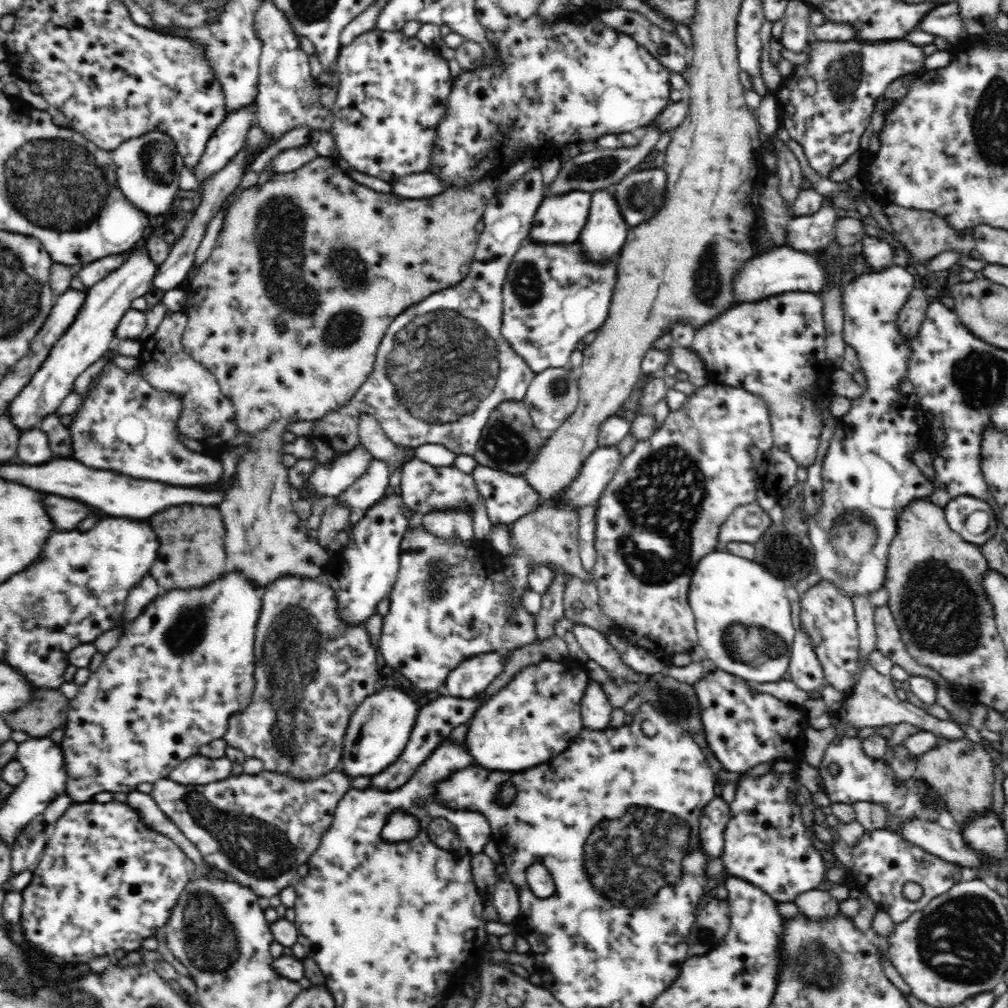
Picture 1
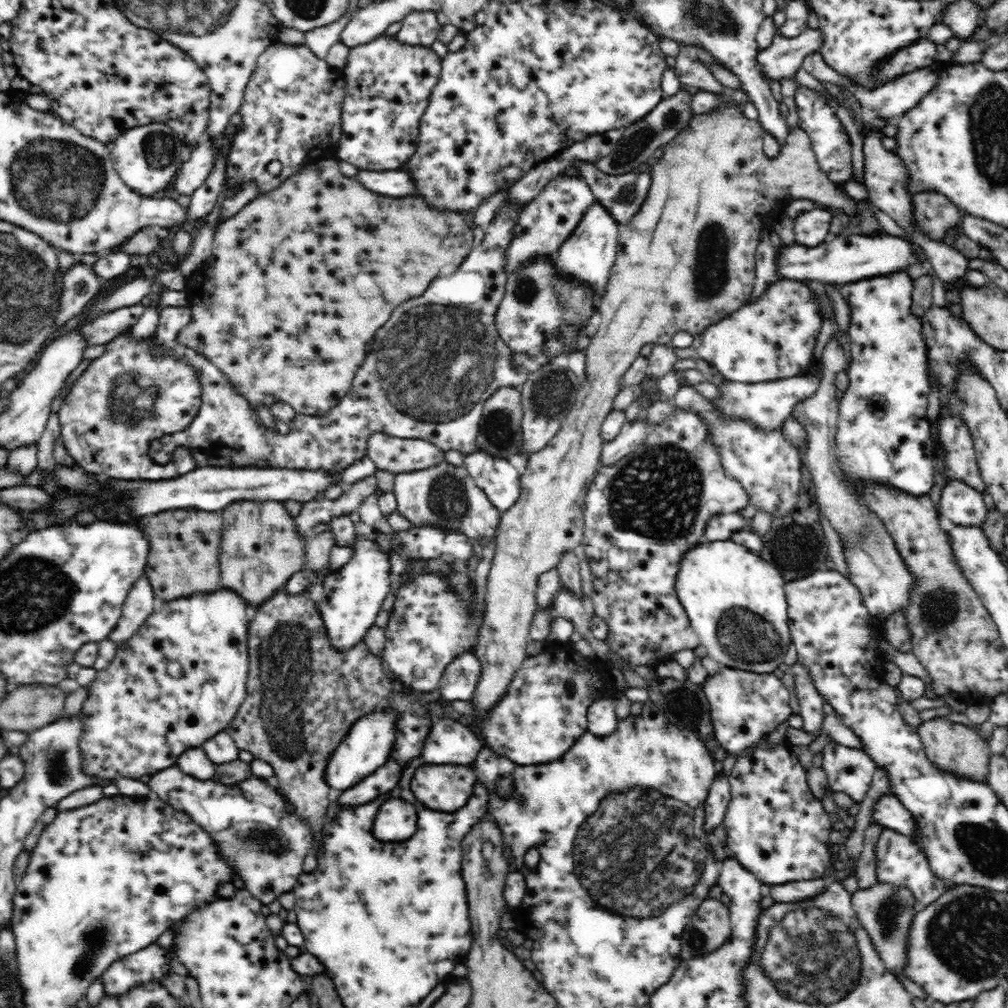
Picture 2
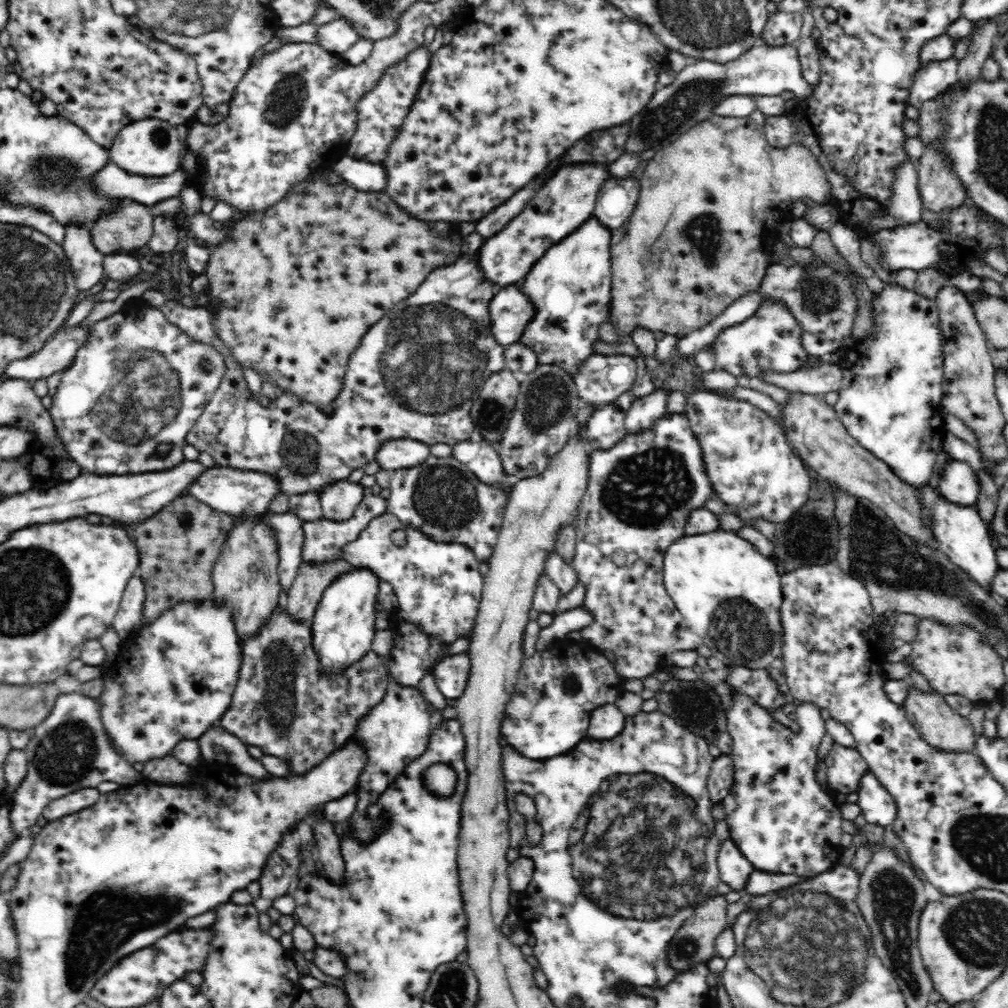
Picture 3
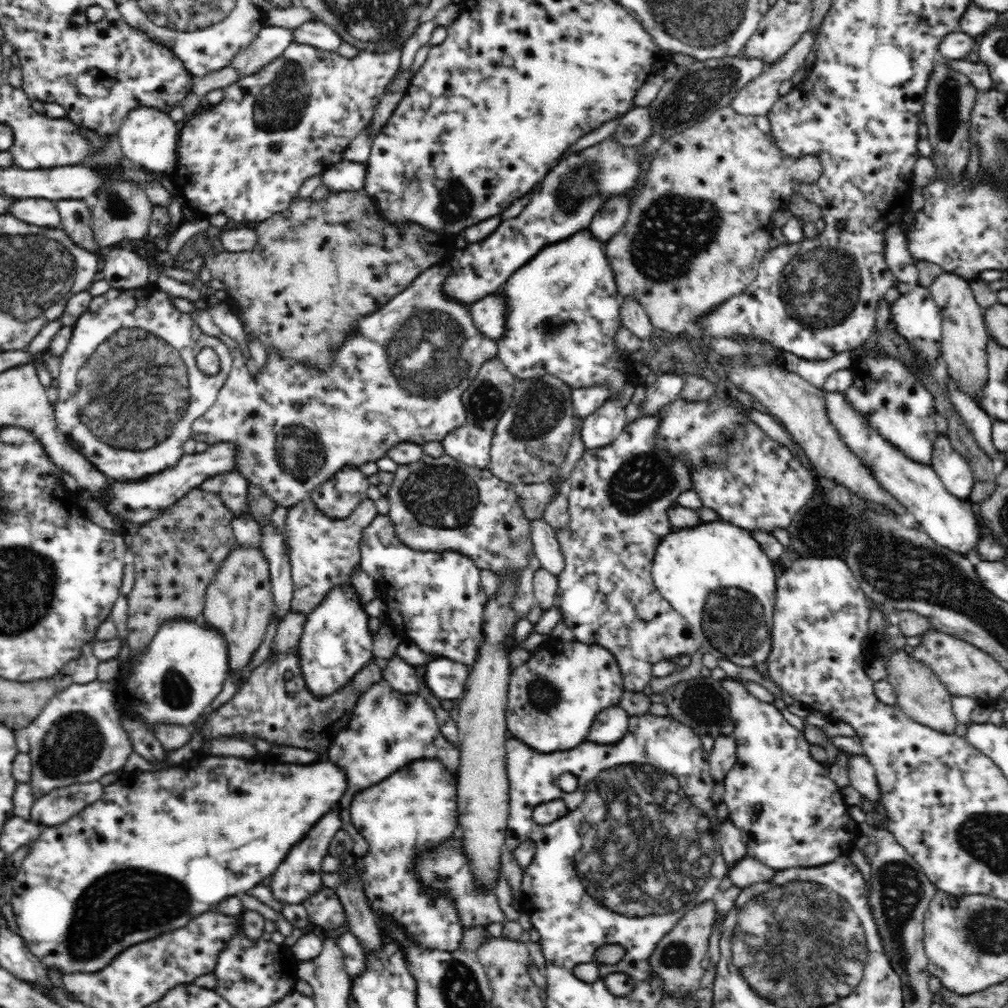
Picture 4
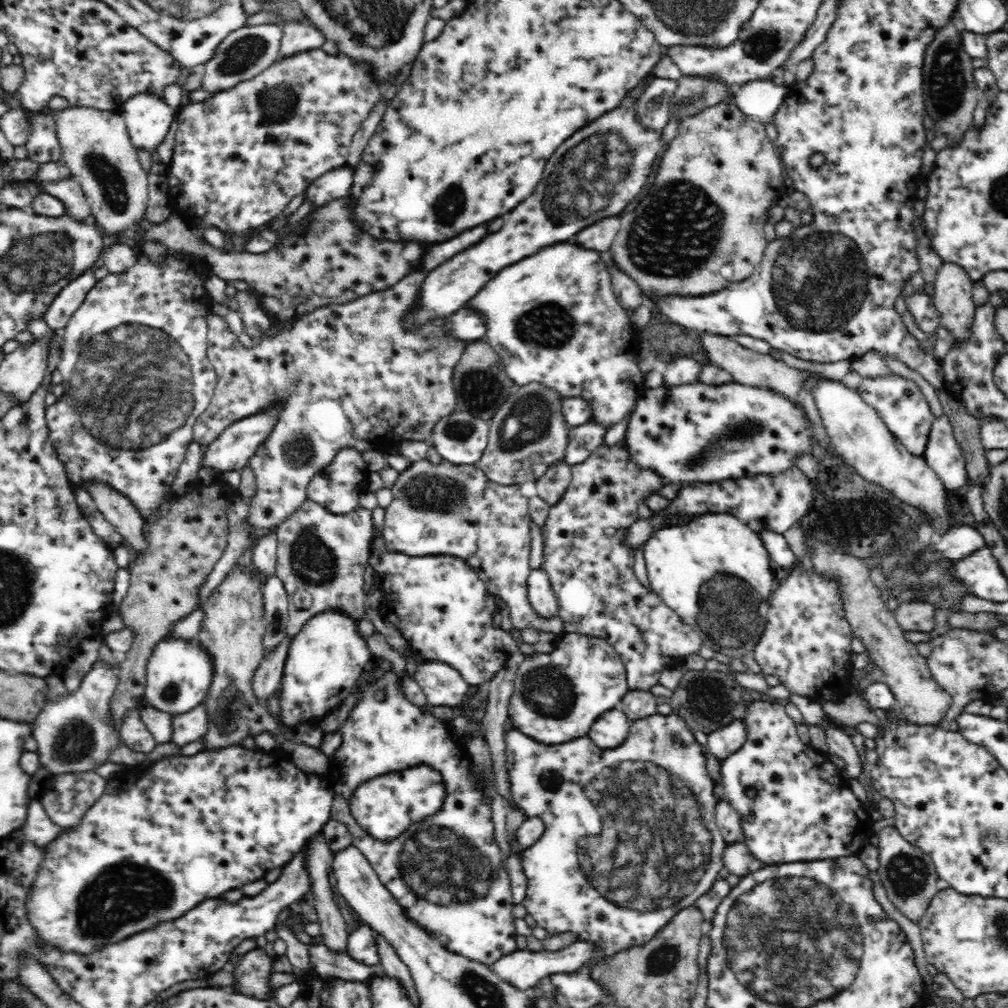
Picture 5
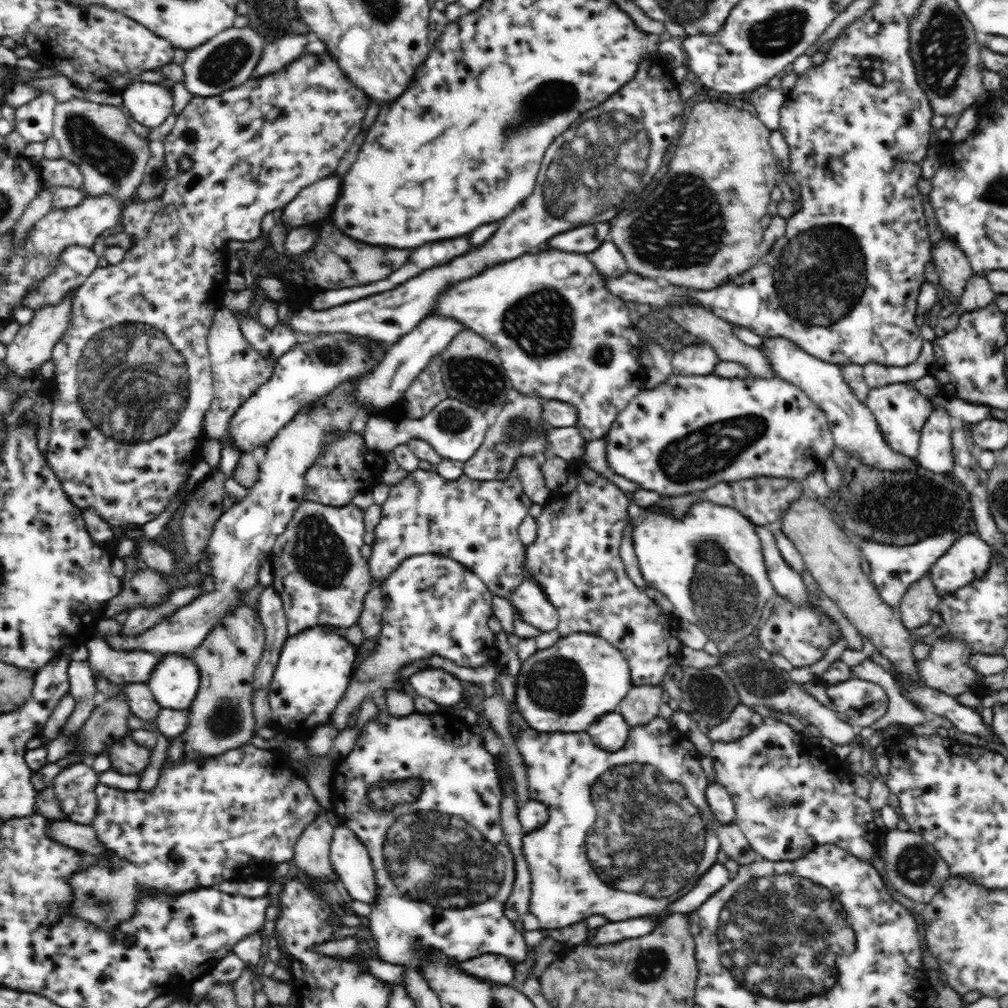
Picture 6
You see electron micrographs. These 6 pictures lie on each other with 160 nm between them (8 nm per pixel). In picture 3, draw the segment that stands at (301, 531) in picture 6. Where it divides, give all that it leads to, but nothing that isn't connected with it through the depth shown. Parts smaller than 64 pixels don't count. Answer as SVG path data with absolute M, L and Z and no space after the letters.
M368 494L356 507L352 518L336 522L326 518L318 518L312 522L303 522L304 548L302 548L302 563L323 563L343 559L343 546L349 542L358 540L359 534L368 526L372 518L386 514L386 499L378 494Z

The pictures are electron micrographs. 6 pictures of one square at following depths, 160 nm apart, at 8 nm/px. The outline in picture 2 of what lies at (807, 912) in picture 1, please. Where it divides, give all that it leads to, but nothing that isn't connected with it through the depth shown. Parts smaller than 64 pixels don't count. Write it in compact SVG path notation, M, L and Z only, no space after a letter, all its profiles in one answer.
M811 879L810 881L764 886L764 890L766 894L774 898L776 903L791 904L822 894L826 890L826 884L822 879Z

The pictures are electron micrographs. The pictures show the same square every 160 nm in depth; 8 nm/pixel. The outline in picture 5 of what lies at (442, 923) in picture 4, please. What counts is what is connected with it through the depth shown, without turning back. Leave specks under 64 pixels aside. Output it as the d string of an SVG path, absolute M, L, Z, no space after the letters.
M418 765L363 782L350 797L348 813L374 839L390 843L396 841L412 824L440 812L444 798L446 783L442 775L428 765Z

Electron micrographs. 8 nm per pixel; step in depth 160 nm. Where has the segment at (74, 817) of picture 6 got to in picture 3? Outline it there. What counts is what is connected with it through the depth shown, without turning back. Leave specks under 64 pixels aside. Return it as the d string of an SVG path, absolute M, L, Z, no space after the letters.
M81 788L79 791L71 792L66 794L66 796L62 796L62 798L52 800L46 806L42 815L48 820L48 823L52 822L52 820L75 814L80 810L93 806L98 802L100 795L96 788Z

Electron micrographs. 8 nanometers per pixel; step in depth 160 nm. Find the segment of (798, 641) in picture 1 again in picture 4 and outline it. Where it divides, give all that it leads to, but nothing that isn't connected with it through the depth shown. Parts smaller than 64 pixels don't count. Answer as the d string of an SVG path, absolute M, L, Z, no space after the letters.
M724 679L721 681L725 692L729 694L729 716L731 722L734 722L733 739L736 741L737 761L732 770L724 778L725 792L723 794L723 803L728 807L729 820L734 823L734 827L741 833L742 842L746 846L747 855L759 860L765 866L772 868L774 871L782 871L795 867L813 868L834 862L837 858L848 857L850 851L856 848L856 841L862 836L860 826L851 817L849 806L842 796L840 787L829 777L827 763L820 763L810 755L811 743L804 737L803 731L798 730L788 723L784 716L773 703L766 703L754 697L737 679Z

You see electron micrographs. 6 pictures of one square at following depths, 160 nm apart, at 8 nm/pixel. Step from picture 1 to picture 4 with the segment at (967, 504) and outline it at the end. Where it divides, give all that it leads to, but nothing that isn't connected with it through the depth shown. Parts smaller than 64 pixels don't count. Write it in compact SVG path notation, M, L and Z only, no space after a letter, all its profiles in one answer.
M939 434L936 438L930 466L950 494L968 500L974 488L973 473L946 434Z

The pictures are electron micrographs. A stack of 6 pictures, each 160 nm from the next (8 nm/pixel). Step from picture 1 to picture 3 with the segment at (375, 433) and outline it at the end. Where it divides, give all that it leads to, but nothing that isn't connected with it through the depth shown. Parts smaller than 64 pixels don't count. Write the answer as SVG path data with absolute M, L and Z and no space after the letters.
M411 438L385 440L376 451L375 462L384 471L415 468L431 456L429 444Z

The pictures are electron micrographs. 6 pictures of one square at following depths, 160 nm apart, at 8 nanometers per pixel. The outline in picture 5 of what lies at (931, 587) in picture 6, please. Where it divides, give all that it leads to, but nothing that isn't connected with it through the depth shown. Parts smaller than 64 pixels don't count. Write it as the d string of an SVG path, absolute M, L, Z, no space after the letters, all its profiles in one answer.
M906 602L896 608L894 615L899 627L906 632L927 632L934 628L936 608L928 602Z

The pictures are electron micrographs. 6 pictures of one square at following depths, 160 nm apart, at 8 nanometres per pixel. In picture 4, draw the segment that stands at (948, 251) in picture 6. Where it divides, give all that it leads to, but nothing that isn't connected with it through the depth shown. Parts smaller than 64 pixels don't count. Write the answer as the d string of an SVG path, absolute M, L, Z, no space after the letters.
M943 272L934 279L929 289L943 316L941 355L948 365L948 375L962 393L978 403L988 378L987 345L990 337L984 318L984 309L975 299L973 283L962 276Z

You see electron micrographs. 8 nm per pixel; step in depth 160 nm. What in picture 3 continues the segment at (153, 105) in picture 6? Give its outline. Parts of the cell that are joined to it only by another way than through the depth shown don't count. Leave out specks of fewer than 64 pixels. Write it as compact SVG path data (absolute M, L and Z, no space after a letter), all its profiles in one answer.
M159 118L142 119L120 130L109 149L113 162L122 170L140 176L162 177L176 172L181 168L185 153L176 128Z

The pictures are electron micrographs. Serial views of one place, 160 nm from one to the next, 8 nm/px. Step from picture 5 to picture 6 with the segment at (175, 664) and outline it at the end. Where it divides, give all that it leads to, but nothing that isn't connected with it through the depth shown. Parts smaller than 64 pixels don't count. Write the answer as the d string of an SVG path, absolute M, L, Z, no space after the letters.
M174 653L160 654L160 660L154 667L150 678L146 682L161 708L172 710L187 710L194 702L198 688L200 688L200 671L192 657L184 657Z

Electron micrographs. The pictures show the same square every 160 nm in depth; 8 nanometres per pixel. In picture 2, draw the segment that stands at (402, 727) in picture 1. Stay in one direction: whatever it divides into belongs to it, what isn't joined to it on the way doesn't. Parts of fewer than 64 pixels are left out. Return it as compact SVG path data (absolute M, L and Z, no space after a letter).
M384 705L381 708L366 713L354 722L349 733L342 739L342 742L335 748L332 756L328 758L326 774L324 779L329 787L345 791L355 784L358 784L366 776L376 772L384 766L392 752L396 740L396 713L386 711Z

